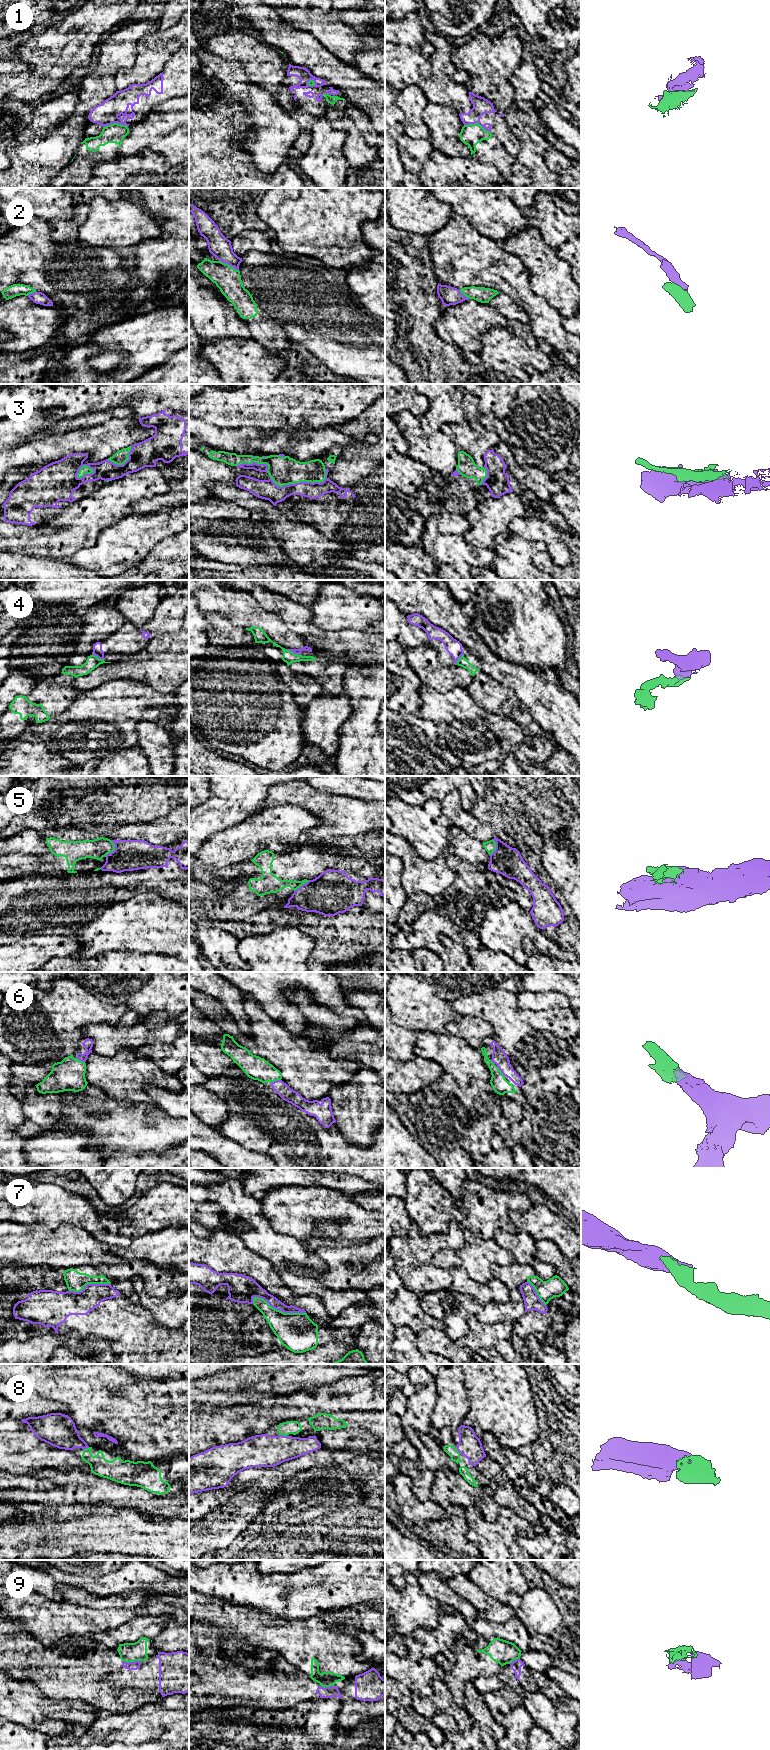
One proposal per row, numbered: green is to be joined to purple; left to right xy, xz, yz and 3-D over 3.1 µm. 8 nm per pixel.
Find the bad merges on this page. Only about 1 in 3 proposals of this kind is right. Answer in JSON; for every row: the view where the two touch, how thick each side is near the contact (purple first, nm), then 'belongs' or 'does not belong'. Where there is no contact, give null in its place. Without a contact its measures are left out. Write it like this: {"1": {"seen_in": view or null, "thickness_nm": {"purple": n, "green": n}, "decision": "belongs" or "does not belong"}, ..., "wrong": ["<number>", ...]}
{"1": {"seen_in": "xy", "thickness_nm": {"purple": 190, "green": 160}, "decision": "does not belong"}, "2": {"seen_in": "xz", "thickness_nm": {"purple": 180, "green": 200}, "decision": "belongs"}, "3": {"seen_in": "xz", "thickness_nm": {"purple": 140, "green": 220}, "decision": "belongs"}, "4": {"seen_in": "xz", "thickness_nm": {"purple": 50, "green": 100}, "decision": "does not belong"}, "5": {"seen_in": "xy", "thickness_nm": {"purple": 260, "green": 160}, "decision": "does not belong"}, "6": {"seen_in": "xz", "thickness_nm": {"purple": 110, "green": 190}, "decision": "belongs"}, "7": {"seen_in": "xz", "thickness_nm": {"purple": 110, "green": 300}, "decision": "does not belong"}, "8": {"seen_in": "xz", "thickness_nm": {"purple": 260, "green": 110}, "decision": "belongs"}, "9": {"seen_in": "xy", "thickness_nm": {"purple": 70, "green": 160}, "decision": "does not belong"}, "wrong": ["1", "4", "5", "7", "9"]}

